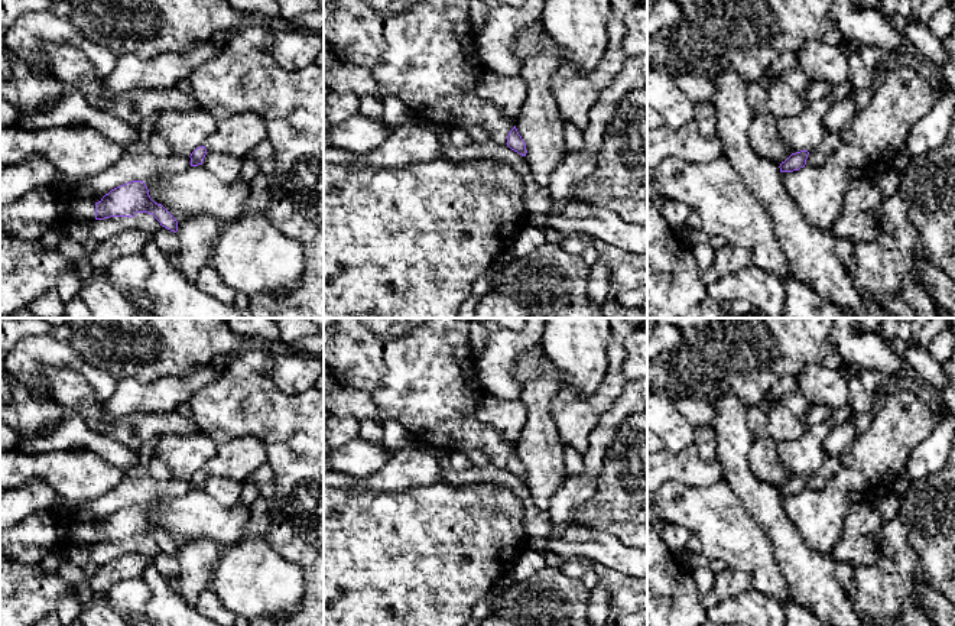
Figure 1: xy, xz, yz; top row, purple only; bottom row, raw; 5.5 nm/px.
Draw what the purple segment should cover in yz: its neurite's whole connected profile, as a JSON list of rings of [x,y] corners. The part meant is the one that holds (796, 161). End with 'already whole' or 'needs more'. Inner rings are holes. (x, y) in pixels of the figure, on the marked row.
[[[808,150],[792,153],[785,162],[780,163],[780,172],[799,171],[806,165],[808,155]]]; already whole

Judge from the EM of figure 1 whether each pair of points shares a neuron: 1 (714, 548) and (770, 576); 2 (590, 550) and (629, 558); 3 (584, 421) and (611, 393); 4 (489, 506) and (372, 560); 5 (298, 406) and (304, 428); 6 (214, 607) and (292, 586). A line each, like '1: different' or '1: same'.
1: same
2: same
3: same
4: same
5: same
6: different

